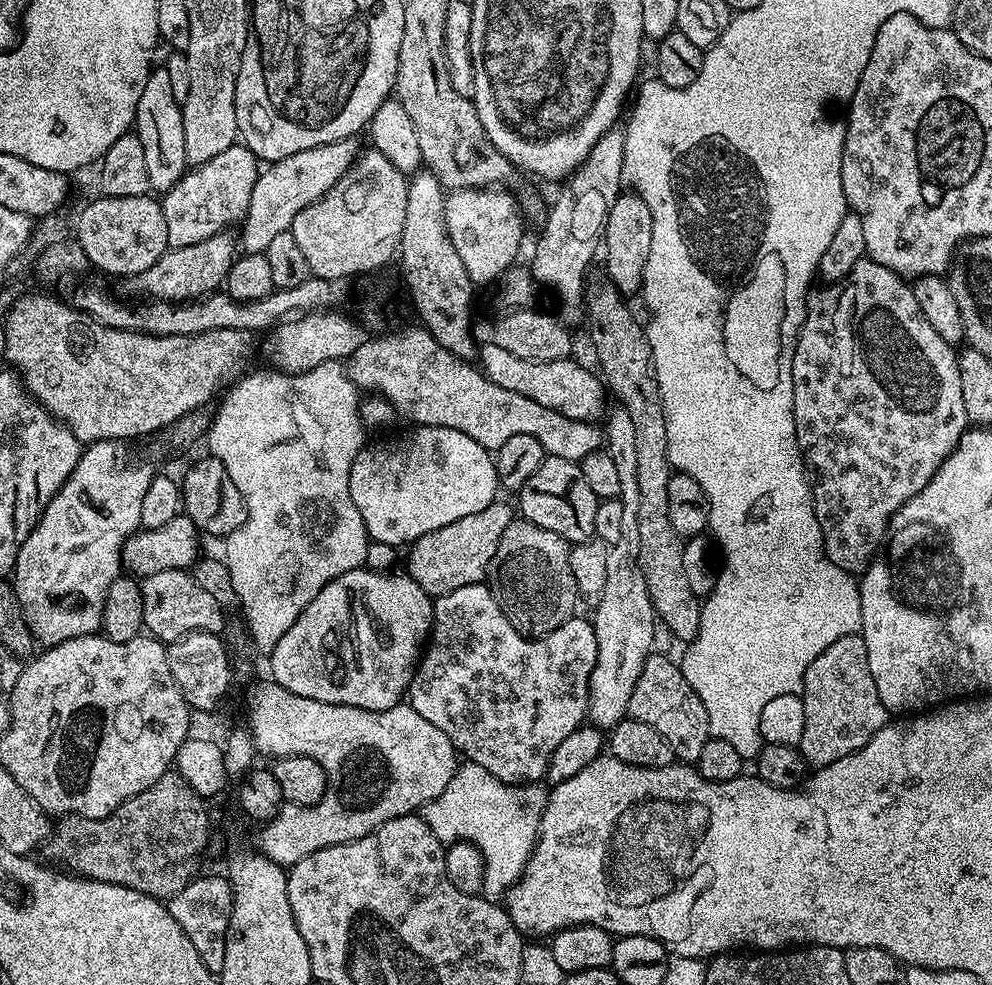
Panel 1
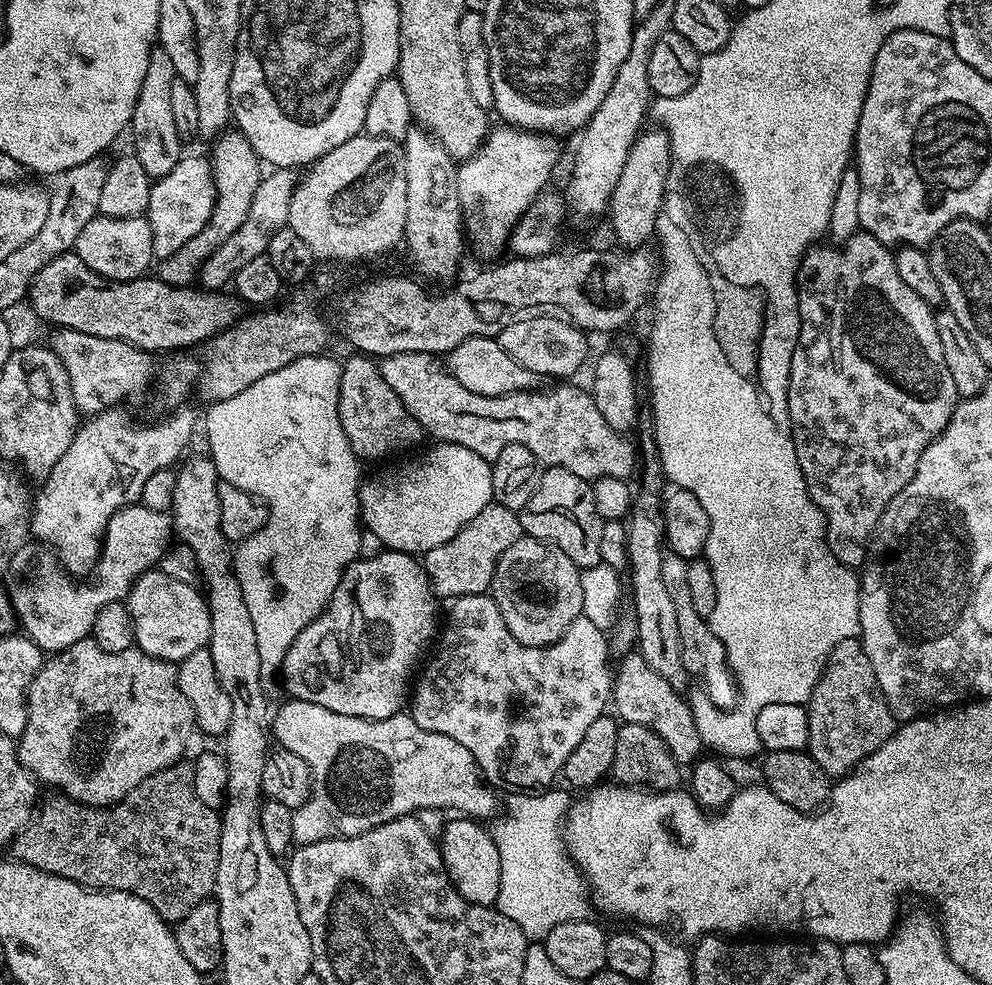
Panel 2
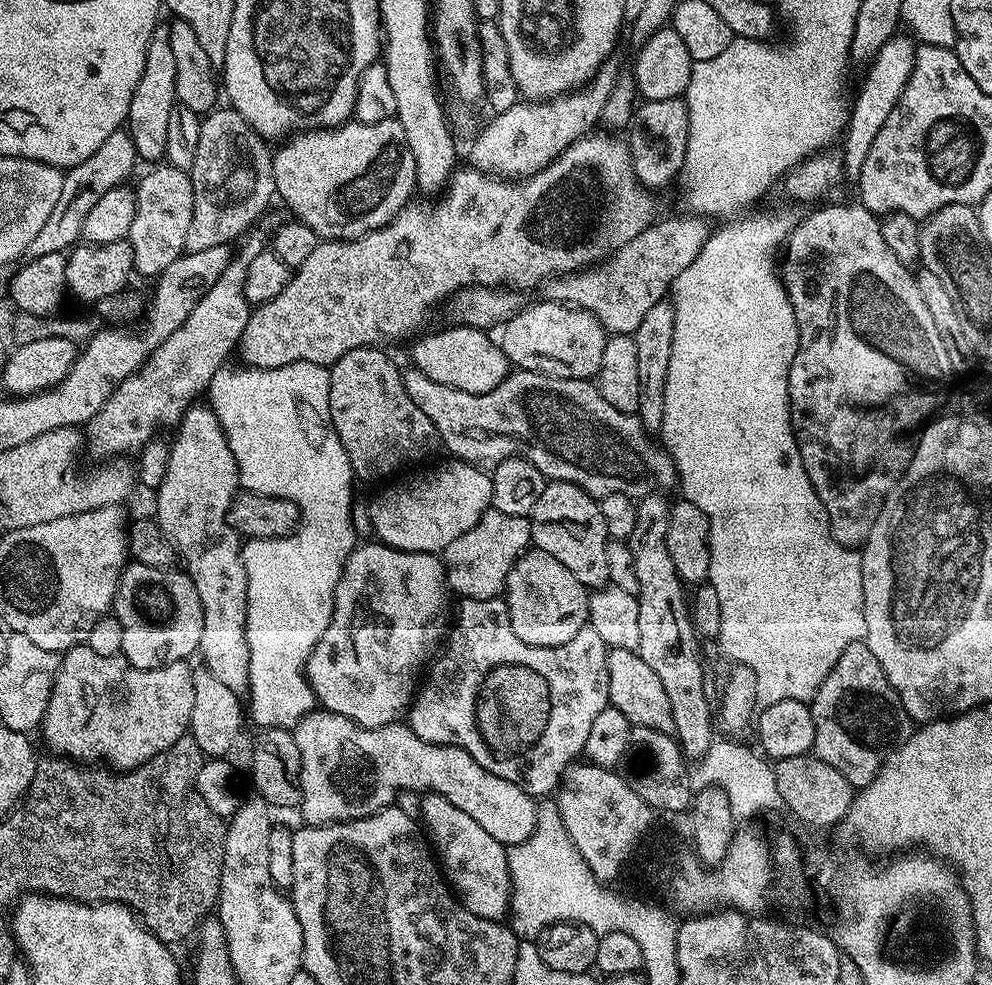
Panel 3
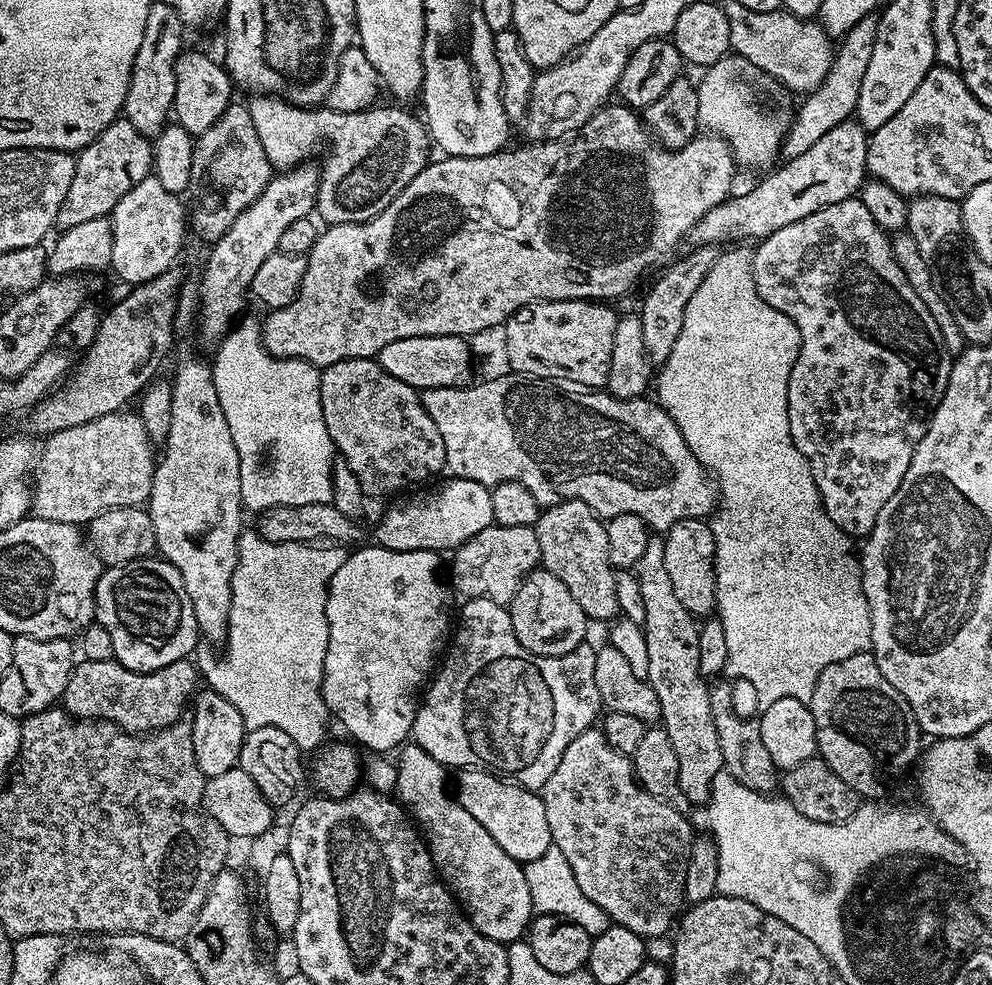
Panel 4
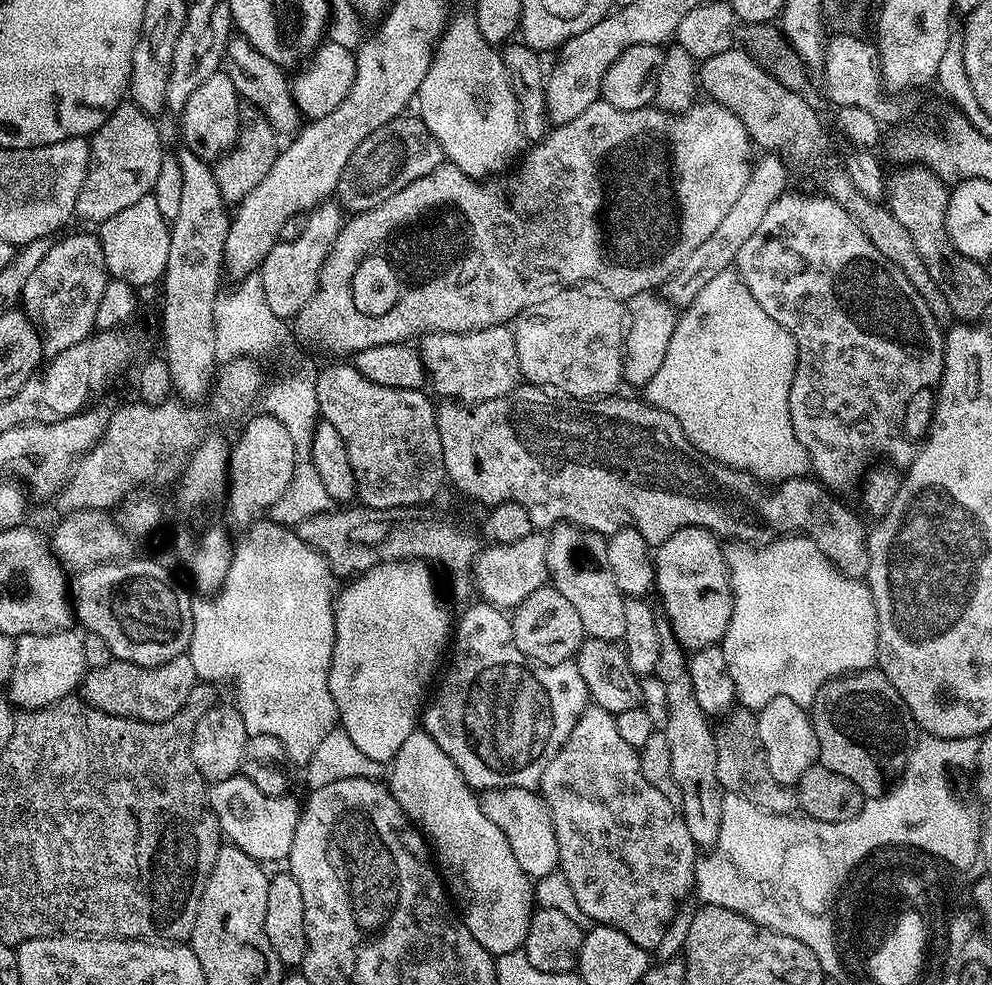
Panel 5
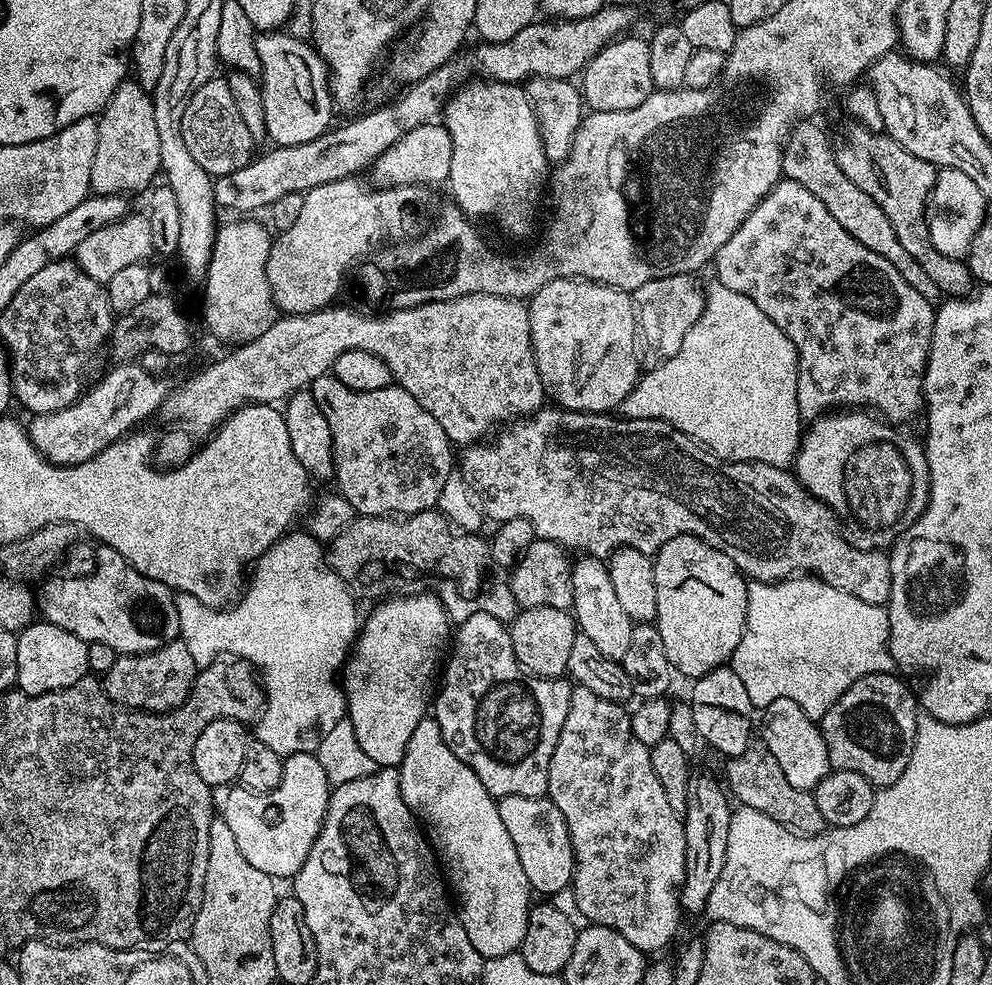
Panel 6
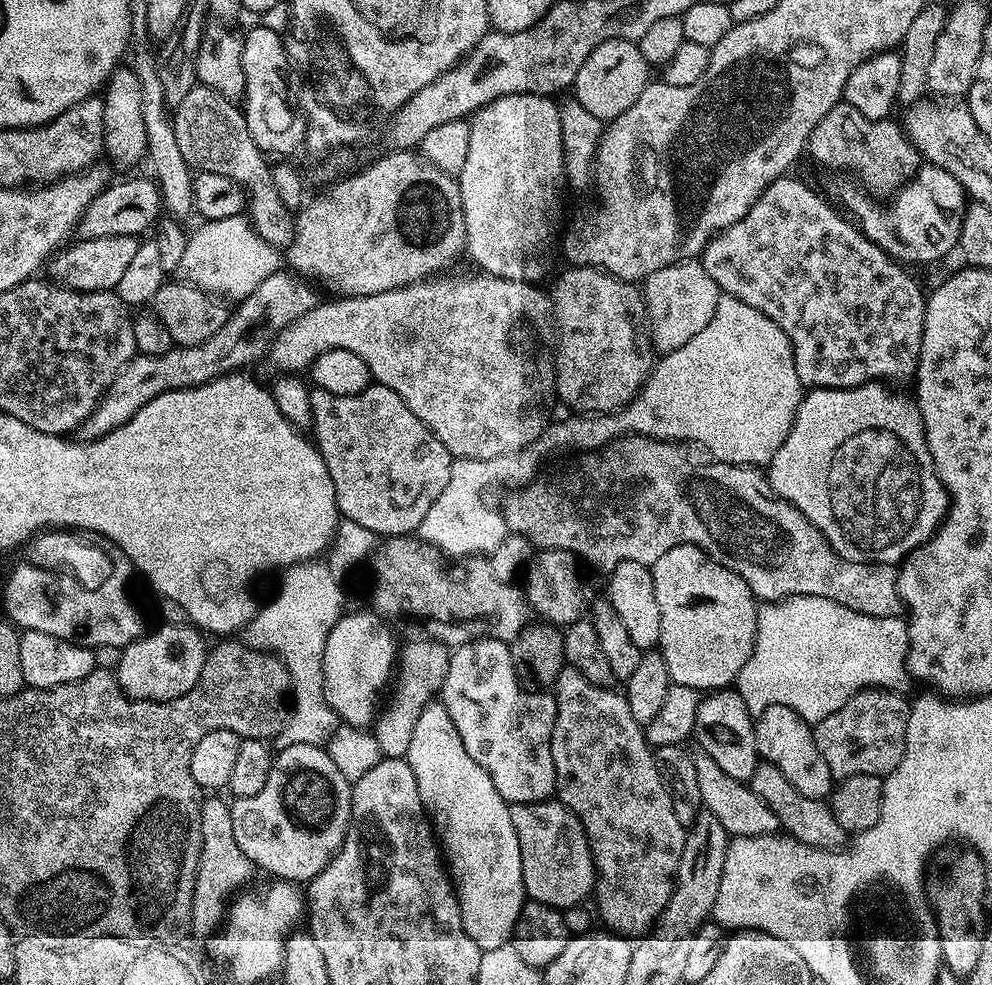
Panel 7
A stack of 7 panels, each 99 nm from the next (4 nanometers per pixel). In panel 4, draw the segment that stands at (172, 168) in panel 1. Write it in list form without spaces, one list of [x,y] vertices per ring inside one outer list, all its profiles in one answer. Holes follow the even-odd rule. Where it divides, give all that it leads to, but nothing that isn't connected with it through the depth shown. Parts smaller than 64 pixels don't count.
[[[153,2],[150,14],[146,14],[146,30],[142,33],[142,46],[138,46],[138,58],[134,58],[132,81],[122,113],[123,119],[128,120],[138,134],[155,138],[173,115],[176,60],[185,47],[184,32],[186,26],[174,6]]]

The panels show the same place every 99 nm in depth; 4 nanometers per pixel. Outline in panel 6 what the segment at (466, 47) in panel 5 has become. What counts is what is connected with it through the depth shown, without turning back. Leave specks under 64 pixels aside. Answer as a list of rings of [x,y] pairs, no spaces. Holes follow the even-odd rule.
[[[483,78],[469,79],[449,96],[442,113],[442,123],[454,146],[454,158],[450,158],[450,174],[446,184],[452,187],[455,207],[461,208],[465,216],[477,221],[493,220],[508,236],[530,235],[540,191],[543,188],[545,191],[550,176],[550,161],[544,153],[540,123],[536,120],[527,91],[520,84]]]

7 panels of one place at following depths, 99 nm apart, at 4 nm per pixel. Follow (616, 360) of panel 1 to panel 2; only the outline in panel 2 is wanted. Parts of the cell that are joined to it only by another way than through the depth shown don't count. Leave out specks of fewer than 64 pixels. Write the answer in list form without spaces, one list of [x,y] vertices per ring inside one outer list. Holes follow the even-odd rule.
[[[671,550],[665,551],[662,558],[662,582],[666,585],[666,594],[669,595],[678,621],[678,642],[682,642],[682,662],[689,677],[701,680],[704,691],[716,708],[731,710],[738,704],[738,689],[736,677],[732,667],[728,665],[728,655],[718,638],[714,634],[711,623],[694,607],[690,595],[688,576],[688,561],[683,560]]]

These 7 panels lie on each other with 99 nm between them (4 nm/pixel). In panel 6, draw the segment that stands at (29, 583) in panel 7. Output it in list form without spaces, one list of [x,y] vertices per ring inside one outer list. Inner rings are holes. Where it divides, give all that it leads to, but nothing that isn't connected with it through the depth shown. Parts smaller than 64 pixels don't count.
[[[102,546],[100,572],[96,572],[92,580],[88,580],[85,576],[62,574],[46,581],[40,588],[40,596],[38,592],[38,612],[48,623],[62,626],[62,630],[70,630],[70,634],[78,638],[89,642],[93,640],[106,642],[106,646],[110,646],[117,654],[135,654],[158,650],[181,635],[182,625],[178,622],[176,601],[177,597],[173,589],[134,570],[134,566],[126,562],[126,558],[118,554],[118,550],[110,546]]]

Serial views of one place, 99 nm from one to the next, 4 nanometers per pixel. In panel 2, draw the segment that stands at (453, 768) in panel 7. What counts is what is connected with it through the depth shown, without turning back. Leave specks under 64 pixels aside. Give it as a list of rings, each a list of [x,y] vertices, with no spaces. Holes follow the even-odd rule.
[[[472,818],[449,819],[438,837],[444,869],[450,882],[466,898],[466,902],[478,906],[495,905],[498,898],[498,882],[502,878],[502,862],[498,858],[495,835],[483,828],[483,823]]]

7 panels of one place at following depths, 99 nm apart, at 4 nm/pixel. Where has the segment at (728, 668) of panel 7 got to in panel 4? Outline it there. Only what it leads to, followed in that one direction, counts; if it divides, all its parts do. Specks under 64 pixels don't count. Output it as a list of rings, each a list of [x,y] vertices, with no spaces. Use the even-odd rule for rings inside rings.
[[[704,518],[679,520],[677,524],[668,524],[666,530],[668,536],[663,537],[664,561],[670,573],[670,583],[674,585],[674,595],[693,618],[707,617],[716,606],[716,539],[712,525]]]

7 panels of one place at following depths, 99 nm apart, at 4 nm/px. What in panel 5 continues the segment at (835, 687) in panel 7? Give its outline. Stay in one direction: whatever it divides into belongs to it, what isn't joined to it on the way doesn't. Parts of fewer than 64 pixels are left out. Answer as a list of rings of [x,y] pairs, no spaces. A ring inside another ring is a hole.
[[[785,534],[767,546],[732,542],[727,545],[726,555],[732,587],[732,617],[722,647],[743,707],[759,710],[770,698],[794,698],[794,702],[810,706],[816,701],[820,687],[835,676],[862,672],[876,664],[878,614],[871,590],[864,580],[850,578],[835,568],[807,534]]]

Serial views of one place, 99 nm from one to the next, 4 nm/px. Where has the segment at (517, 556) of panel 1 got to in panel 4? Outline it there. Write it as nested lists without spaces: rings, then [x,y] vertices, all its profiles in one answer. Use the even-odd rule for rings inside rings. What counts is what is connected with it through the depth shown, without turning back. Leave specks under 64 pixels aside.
[[[543,566],[537,567],[518,586],[518,594],[514,594],[510,605],[512,625],[518,642],[526,650],[536,656],[561,656],[575,650],[579,644],[585,643],[590,627],[588,615],[574,602],[570,590],[565,584],[554,578]]]

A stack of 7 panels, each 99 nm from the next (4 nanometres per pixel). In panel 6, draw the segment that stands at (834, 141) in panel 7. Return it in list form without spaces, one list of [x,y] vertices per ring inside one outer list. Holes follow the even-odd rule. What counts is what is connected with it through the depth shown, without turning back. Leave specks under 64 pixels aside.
[[[855,122],[849,125],[844,132],[845,140],[834,148],[842,174],[846,174],[846,178],[850,178],[858,190],[866,190],[866,194],[870,194],[870,198],[882,206],[886,218],[890,218],[890,226],[894,226],[894,234],[898,234],[898,242],[902,242],[904,249],[918,261],[918,266],[926,270],[928,277],[940,287],[945,297],[963,298],[969,295],[973,291],[974,281],[967,263],[934,250],[934,242],[930,242],[926,213],[928,195],[936,181],[936,165],[910,154],[910,150],[884,132],[871,132]]]

